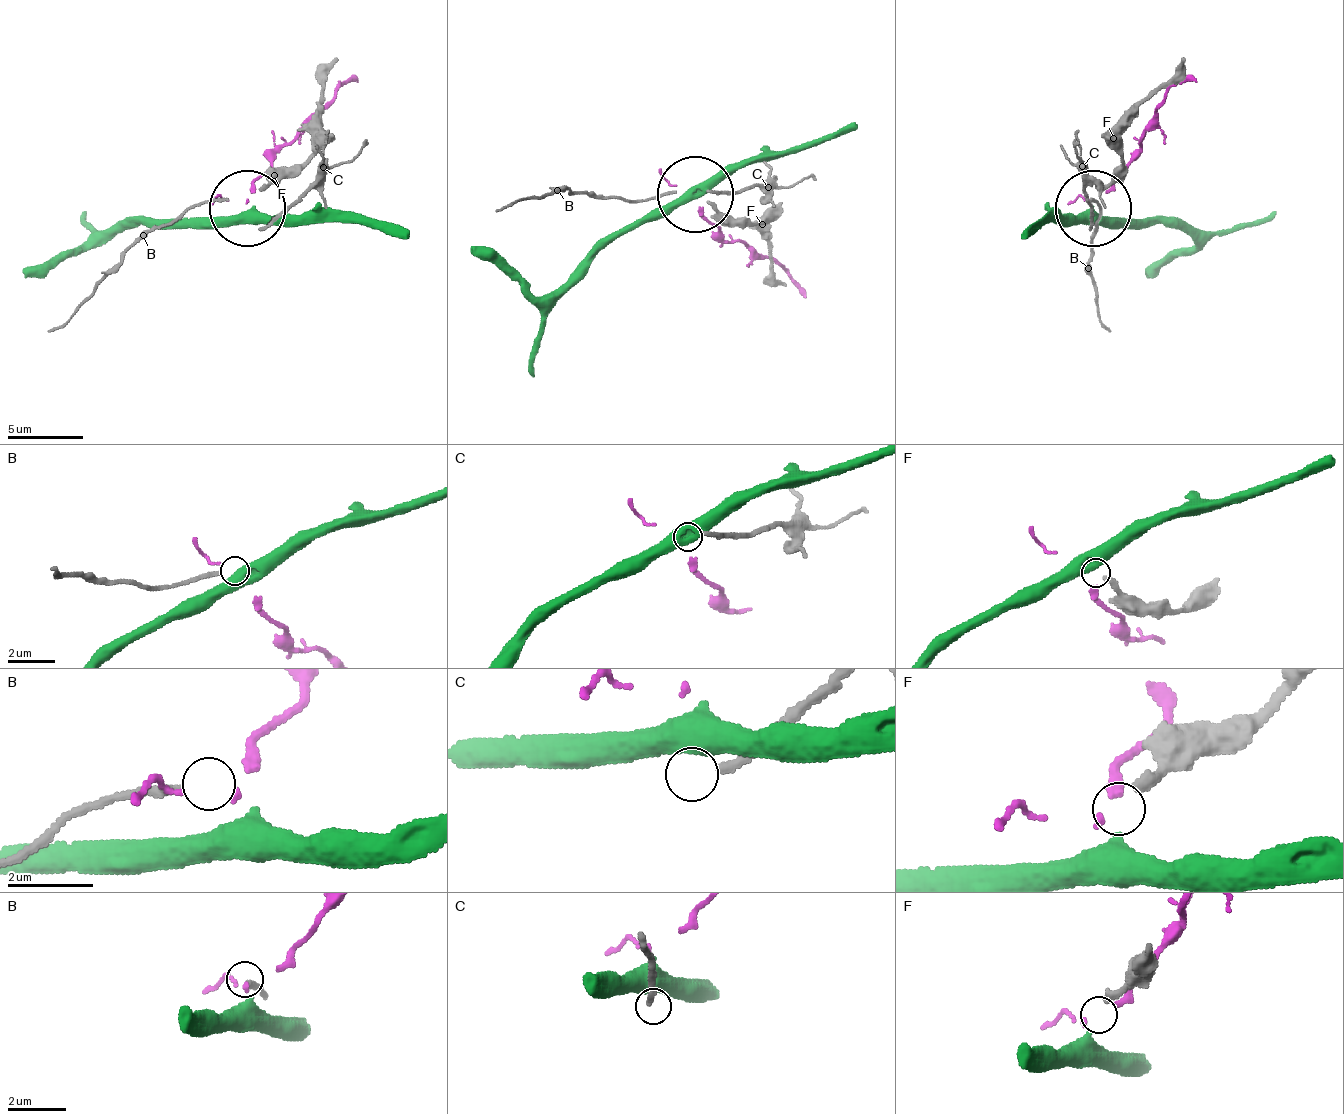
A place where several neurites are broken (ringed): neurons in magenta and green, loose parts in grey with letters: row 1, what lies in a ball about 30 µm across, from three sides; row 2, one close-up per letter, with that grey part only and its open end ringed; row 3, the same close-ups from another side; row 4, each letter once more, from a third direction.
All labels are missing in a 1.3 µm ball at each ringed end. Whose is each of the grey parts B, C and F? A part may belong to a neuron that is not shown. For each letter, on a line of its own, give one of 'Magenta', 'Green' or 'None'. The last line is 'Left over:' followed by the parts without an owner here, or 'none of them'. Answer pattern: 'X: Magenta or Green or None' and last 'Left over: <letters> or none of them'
B: Magenta
C: None
F: Green
Left over: C

